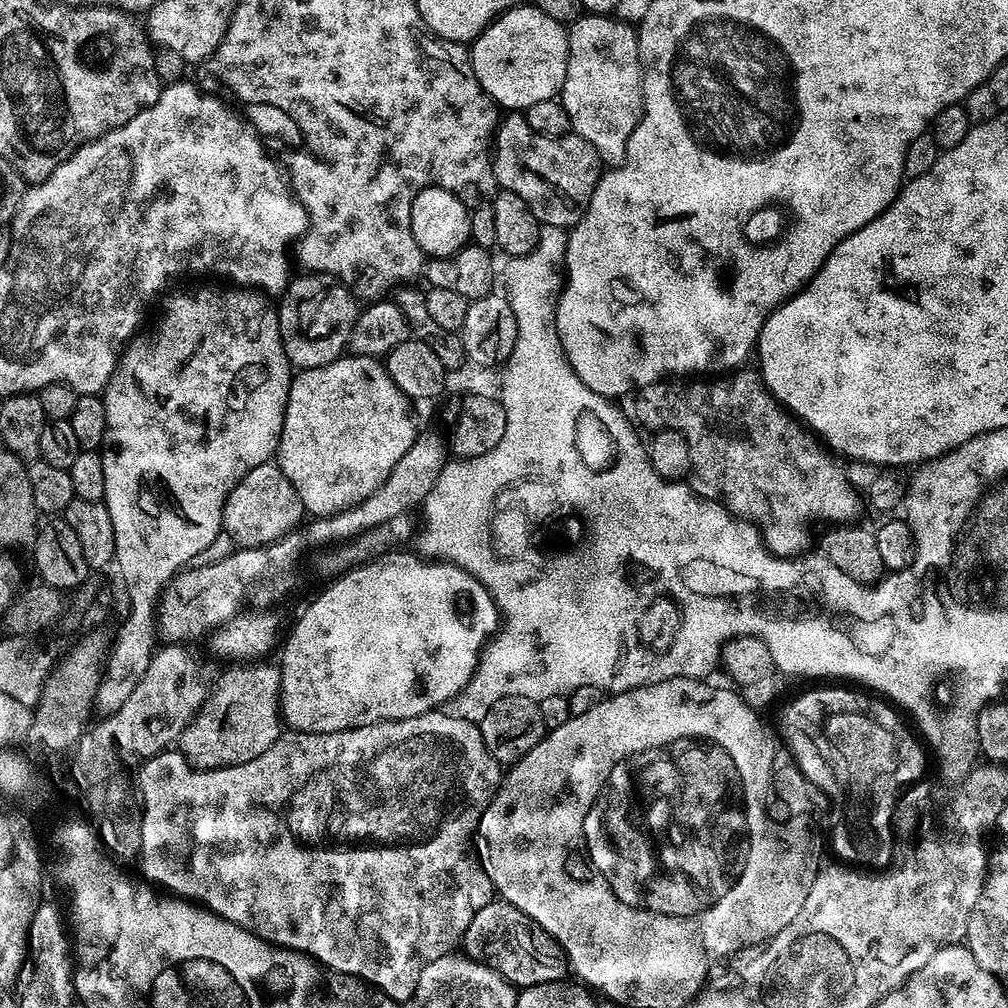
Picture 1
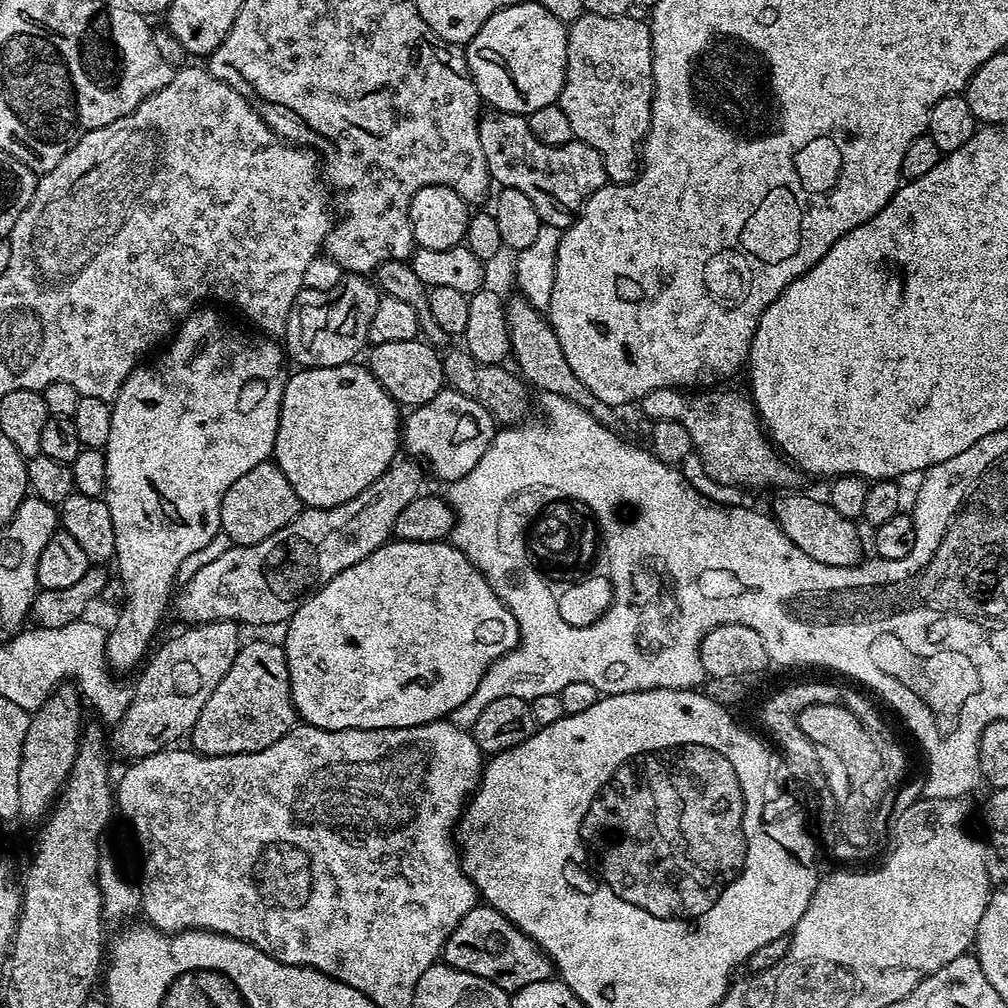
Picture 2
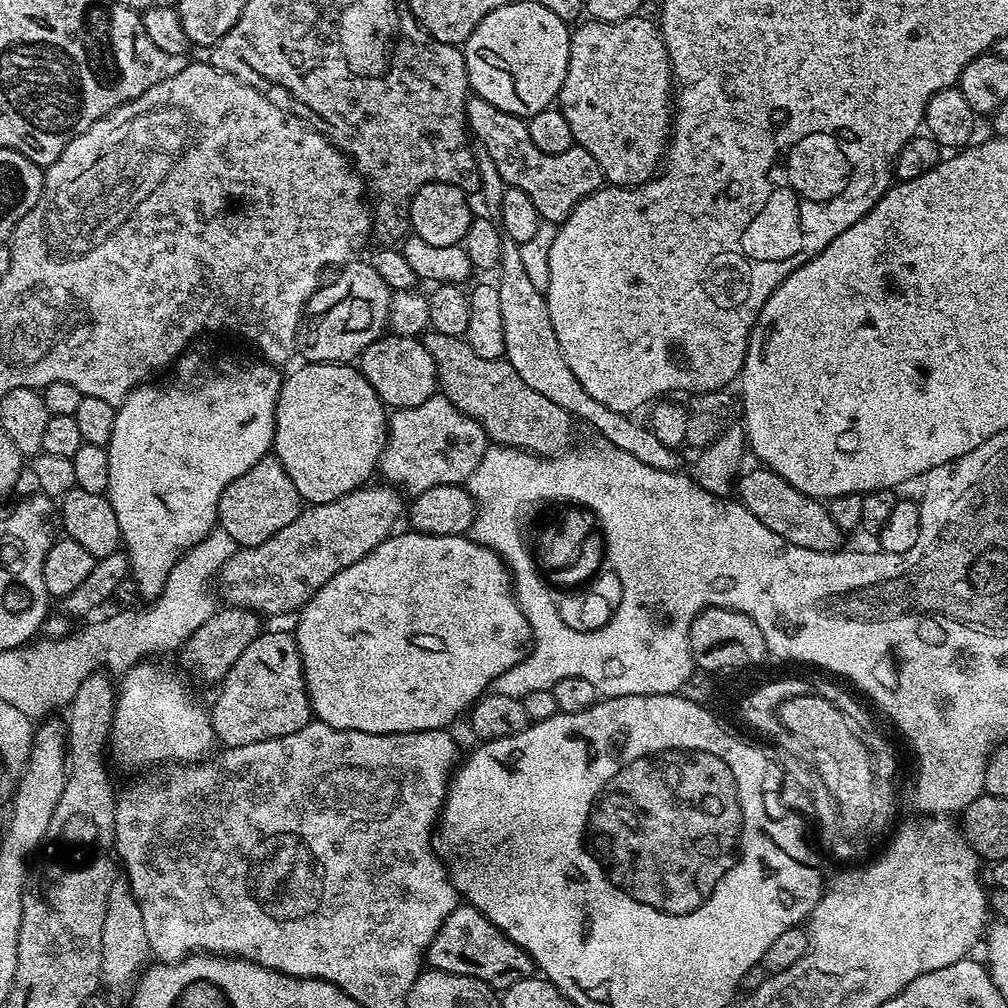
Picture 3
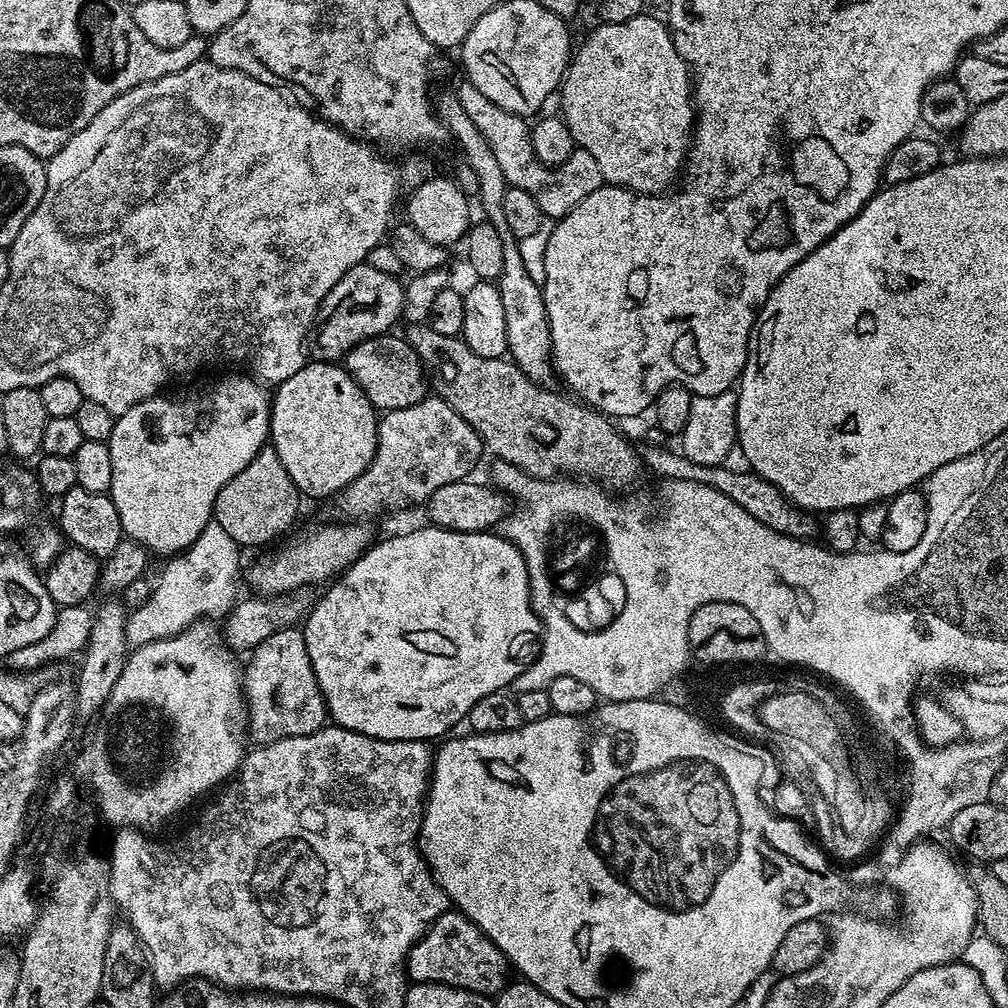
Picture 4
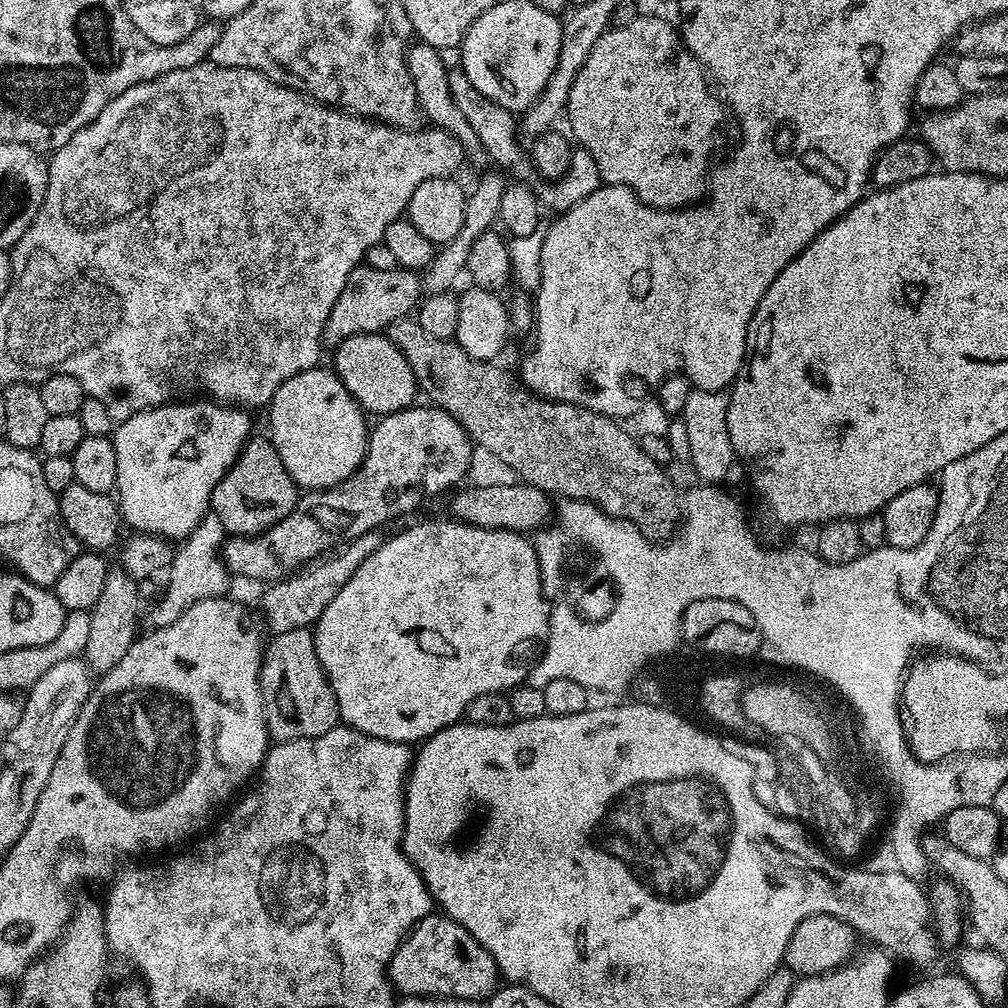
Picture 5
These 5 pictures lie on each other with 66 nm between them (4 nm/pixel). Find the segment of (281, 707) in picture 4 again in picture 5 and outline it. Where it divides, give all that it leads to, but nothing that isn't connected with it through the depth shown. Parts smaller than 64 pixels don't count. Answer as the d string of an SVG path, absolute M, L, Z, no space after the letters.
M306 628L298 630L286 630L285 632L277 632L271 637L273 640L267 641L266 647L262 652L260 661L260 686L265 693L271 694L276 692L276 700L269 699L266 704L266 719L268 722L268 735L273 741L283 742L286 740L301 740L302 738L318 738L322 734L326 734L330 730L334 730L341 723L340 711L338 710L338 702L334 698L334 690L330 686L330 682L326 678L326 674L322 670L322 662L318 662L318 654L314 650L314 638L312 632Z

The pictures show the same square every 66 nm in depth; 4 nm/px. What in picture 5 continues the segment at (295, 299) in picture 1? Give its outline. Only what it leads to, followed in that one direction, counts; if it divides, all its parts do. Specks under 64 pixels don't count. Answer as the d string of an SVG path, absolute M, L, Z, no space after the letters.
M367 266L355 268L338 294L338 302L326 318L323 343L335 346L354 334L383 333L390 322L403 320L422 299L422 280L417 273L397 266L394 270L374 270Z

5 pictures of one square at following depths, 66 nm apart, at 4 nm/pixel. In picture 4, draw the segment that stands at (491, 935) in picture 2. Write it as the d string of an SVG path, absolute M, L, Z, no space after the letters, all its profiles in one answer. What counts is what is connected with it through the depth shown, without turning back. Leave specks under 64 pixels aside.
M449 910L443 912L424 932L424 937L408 952L406 976L417 984L449 984L455 988L465 988L483 996L495 997L510 983L508 960L490 942L482 930L462 913Z

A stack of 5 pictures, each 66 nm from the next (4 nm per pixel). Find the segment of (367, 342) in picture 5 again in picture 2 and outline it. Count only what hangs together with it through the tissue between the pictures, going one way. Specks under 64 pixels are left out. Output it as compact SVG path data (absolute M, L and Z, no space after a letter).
M423 339L373 344L367 356L366 367L374 374L374 378L378 378L378 382L392 396L397 405L423 406L429 404L446 387L441 353Z

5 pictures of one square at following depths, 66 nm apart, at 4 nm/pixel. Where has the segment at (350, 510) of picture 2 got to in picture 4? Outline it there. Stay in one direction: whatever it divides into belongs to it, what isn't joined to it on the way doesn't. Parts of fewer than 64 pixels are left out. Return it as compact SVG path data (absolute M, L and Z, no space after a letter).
M364 522L320 524L309 532L293 538L289 544L281 543L277 552L264 556L252 569L247 569L246 580L252 583L251 591L261 596L286 596L299 588L323 585L340 575L344 569L363 556L373 543L372 532Z

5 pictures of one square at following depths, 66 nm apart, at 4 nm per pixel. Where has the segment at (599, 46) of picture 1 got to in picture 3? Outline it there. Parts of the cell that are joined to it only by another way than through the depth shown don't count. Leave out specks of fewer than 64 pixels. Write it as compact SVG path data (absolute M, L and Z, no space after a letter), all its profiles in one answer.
M644 14L631 16L622 22L588 18L577 23L571 33L570 62L558 97L560 113L566 118L578 147L586 150L586 154L594 154L609 185L637 188L657 175L666 155L674 115L670 103L674 96L672 65L668 63L664 37L660 35L657 21L647 20Z

